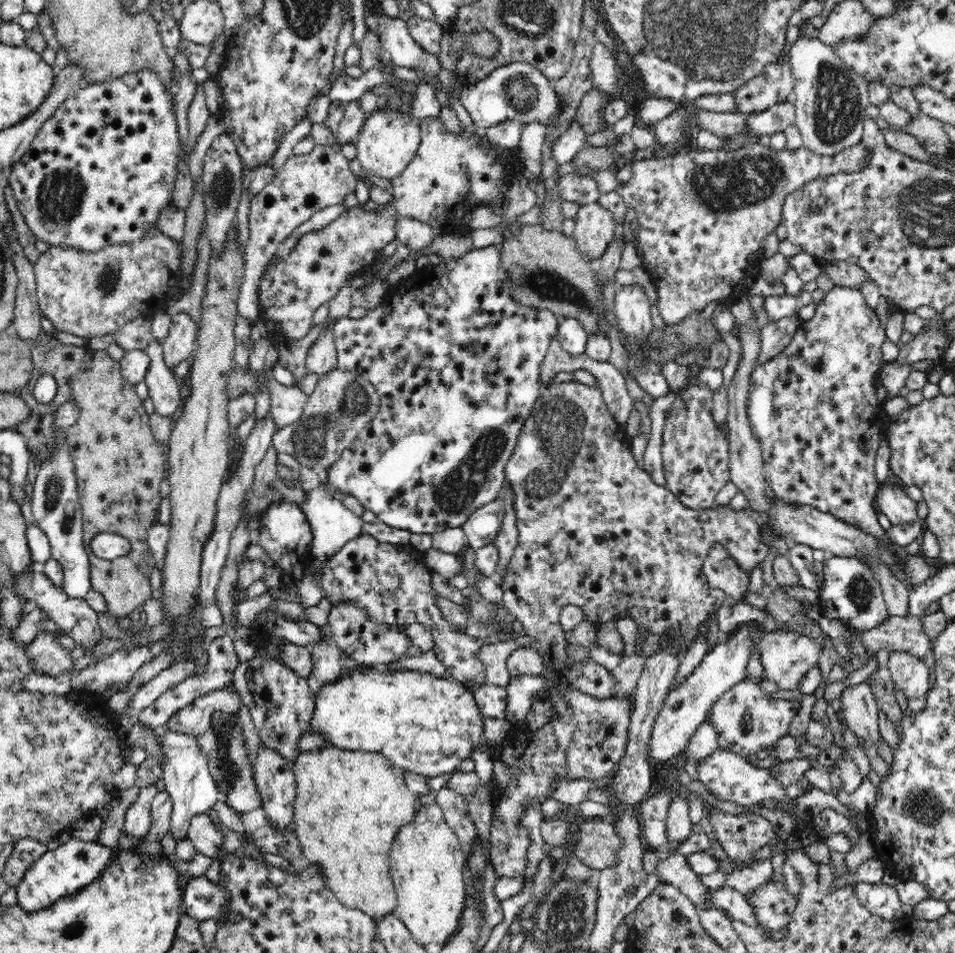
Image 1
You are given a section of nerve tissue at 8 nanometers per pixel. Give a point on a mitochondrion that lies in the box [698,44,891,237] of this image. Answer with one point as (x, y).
(836, 112)

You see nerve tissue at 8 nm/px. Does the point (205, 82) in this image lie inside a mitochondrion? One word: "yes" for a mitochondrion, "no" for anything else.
no

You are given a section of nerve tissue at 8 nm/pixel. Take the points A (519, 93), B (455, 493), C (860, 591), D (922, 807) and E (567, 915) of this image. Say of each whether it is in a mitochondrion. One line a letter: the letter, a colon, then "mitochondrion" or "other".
A: mitochondrion
B: mitochondrion
C: mitochondrion
D: mitochondrion
E: mitochondrion

